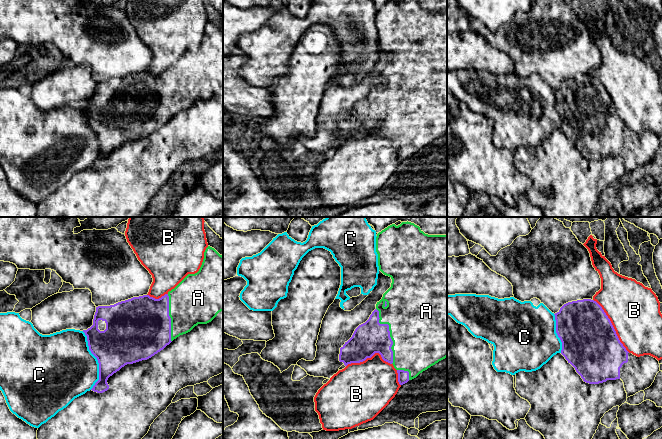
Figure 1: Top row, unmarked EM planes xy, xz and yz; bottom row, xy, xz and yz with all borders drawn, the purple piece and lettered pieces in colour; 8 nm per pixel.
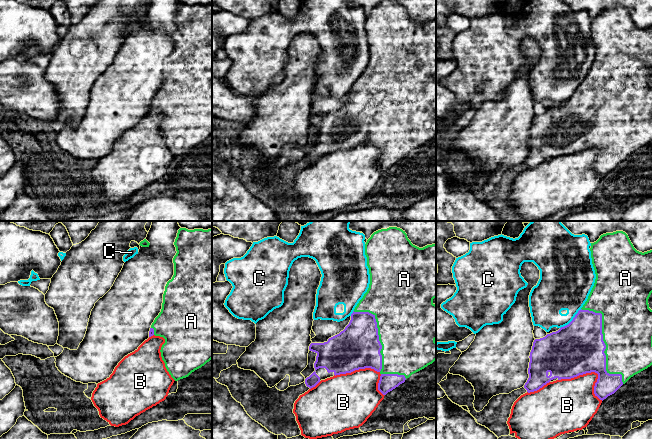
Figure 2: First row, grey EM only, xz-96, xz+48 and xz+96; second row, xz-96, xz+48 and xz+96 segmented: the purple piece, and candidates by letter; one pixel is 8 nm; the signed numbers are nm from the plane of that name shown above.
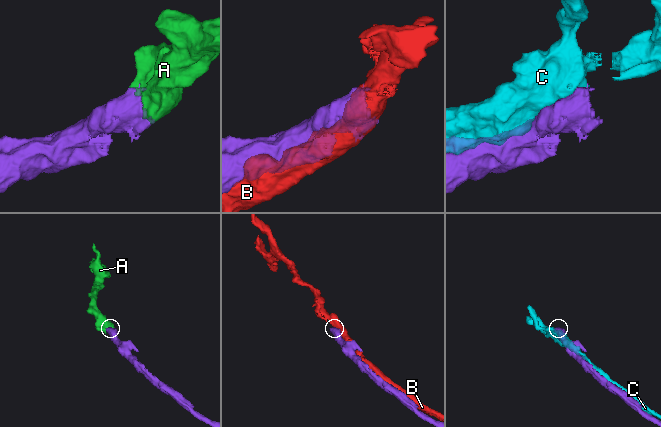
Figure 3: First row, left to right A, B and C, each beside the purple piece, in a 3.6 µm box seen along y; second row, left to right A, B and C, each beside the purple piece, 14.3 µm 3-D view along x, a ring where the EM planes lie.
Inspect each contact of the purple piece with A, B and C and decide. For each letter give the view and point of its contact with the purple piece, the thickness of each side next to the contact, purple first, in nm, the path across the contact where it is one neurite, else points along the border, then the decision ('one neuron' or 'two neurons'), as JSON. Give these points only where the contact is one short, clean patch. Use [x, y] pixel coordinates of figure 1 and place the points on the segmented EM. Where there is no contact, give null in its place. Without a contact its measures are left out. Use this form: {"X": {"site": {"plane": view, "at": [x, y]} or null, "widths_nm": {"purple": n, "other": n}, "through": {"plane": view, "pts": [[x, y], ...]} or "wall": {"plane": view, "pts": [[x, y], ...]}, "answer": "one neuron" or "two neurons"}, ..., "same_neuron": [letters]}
{"A": {"site": {"plane": "xz", "at": [389, 333]}, "widths_nm": {"purple": 260, "other": 480}, "answer": "one neuron"}, "B": {"site": {"plane": "yz", "at": [612, 326]}, "widths_nm": {"purple": 460, "other": 420}, "answer": "two neurons"}, "C": {"site": {"plane": "xy", "at": [97, 359]}, "widths_nm": {"purple": 360, "other": 460}, "answer": "two neurons"}, "same_neuron": ["A"]}

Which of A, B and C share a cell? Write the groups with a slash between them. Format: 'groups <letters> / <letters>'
groups A / B / C

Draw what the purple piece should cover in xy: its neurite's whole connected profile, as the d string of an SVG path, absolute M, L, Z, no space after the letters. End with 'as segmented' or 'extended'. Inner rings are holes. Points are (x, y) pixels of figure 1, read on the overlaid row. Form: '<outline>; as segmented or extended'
M210 246L204 252L204 259L199 271L195 274L188 274L174 289L161 298L155 299L149 295L143 295L114 305L96 307L93 325L87 330L83 330L87 336L89 350L99 363L99 380L91 390L97 393L107 391L109 389L108 378L122 367L151 358L174 339L190 332L198 324L211 322L221 311L223 311L223 256ZM99 320L106 323L104 331L98 329Z; extended

